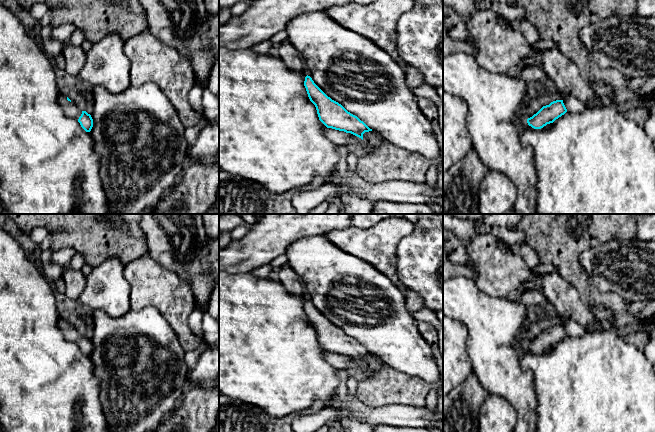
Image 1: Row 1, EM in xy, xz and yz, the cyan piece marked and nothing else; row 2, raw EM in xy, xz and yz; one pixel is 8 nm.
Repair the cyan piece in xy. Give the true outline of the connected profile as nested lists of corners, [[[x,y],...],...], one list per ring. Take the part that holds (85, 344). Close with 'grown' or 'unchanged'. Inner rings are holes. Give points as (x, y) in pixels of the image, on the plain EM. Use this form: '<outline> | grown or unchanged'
[[[61,317],[59,319],[59,328],[66,340],[76,343],[86,356],[91,355],[93,351],[93,343],[90,338],[79,333],[68,321]]] | grown

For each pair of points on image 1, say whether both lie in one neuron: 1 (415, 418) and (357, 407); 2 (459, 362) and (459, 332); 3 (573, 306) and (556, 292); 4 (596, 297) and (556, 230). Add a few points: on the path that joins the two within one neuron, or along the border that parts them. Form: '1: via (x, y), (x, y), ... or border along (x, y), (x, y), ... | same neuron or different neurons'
1: via (401, 415), (371, 415) | same neuron
2: via (459, 355), (459, 339) | same neuron
3: via (569, 304), (560, 295) | same neuron
4: via (580, 280), (569, 268), (561, 247) | same neuron

